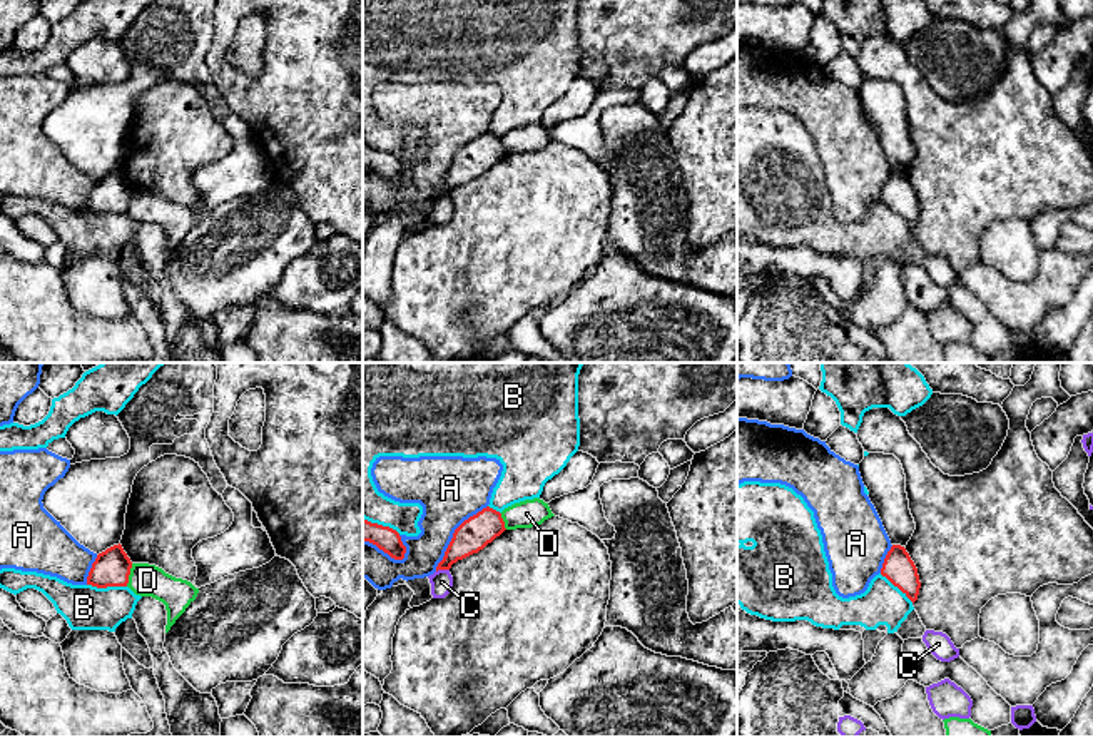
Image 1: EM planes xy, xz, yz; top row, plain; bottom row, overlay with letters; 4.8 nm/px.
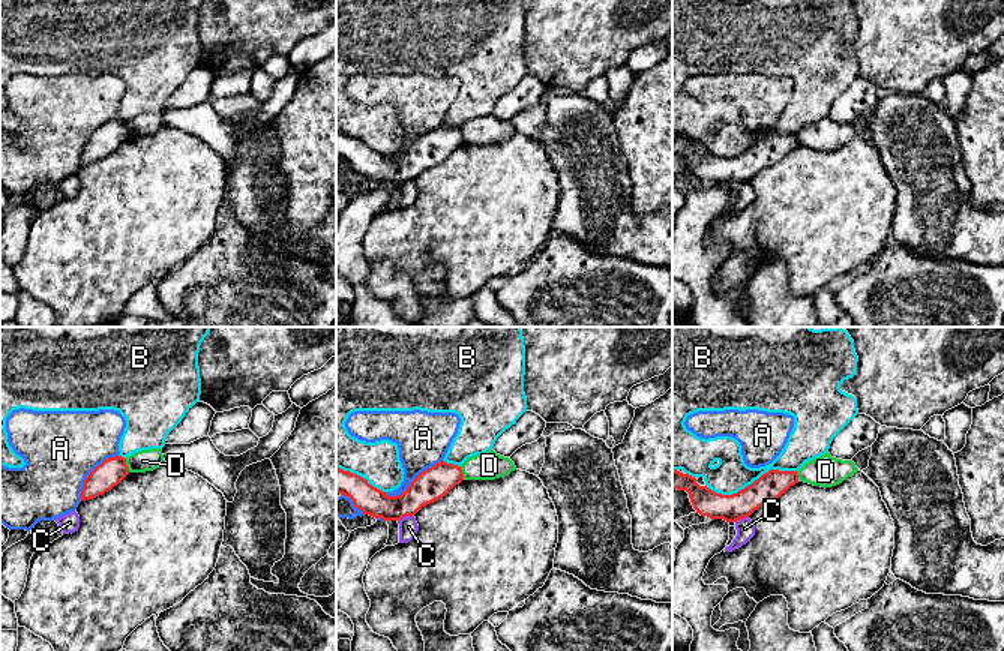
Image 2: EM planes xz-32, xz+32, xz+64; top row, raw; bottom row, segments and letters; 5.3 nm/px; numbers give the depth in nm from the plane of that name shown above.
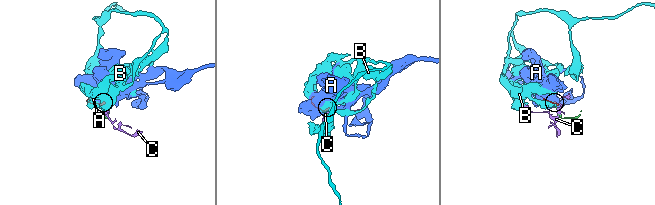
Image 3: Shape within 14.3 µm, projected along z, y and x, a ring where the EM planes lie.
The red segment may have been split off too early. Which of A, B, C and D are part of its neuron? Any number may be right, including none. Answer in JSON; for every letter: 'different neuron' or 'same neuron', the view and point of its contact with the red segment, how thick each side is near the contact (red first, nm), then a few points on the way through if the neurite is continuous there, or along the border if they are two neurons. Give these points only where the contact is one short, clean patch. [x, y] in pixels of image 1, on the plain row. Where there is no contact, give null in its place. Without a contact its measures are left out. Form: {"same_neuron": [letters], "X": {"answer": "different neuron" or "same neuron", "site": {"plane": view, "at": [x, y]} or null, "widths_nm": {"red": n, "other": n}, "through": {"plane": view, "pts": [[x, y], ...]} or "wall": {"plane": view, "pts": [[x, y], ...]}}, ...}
{"same_neuron": [], "A": {"answer": "different neuron", "site": {"plane": "xz", "at": [453, 161]}, "widths_nm": {"red": 160, "other": 320}}, "B": {"answer": "different neuron", "site": {"plane": "xy", "at": [107, 211]}, "widths_nm": {"red": 180, "other": 220}}, "C": {"answer": "different neuron", "site": {"plane": "xz", "at": [442, 194]}, "widths_nm": {"red": 160, "other": 110}, "wall": {"plane": "xz", "pts": [[448, 194], [437, 198]]}}, "D": {"answer": "different neuron", "site": {"plane": "xy", "at": [129, 199]}, "widths_nm": {"red": 180, "other": 160}, "wall": {"plane": "xy", "pts": [[132, 189], [126, 211]]}}}

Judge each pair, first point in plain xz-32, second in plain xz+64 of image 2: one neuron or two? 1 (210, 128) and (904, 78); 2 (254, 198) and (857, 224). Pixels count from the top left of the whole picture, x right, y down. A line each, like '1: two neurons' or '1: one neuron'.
1: two neurons
2: two neurons

